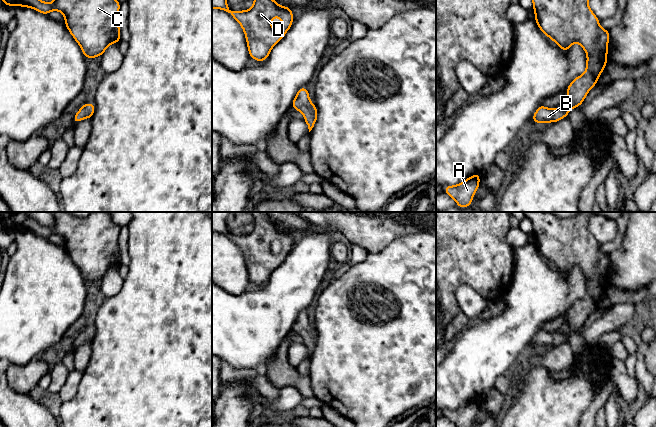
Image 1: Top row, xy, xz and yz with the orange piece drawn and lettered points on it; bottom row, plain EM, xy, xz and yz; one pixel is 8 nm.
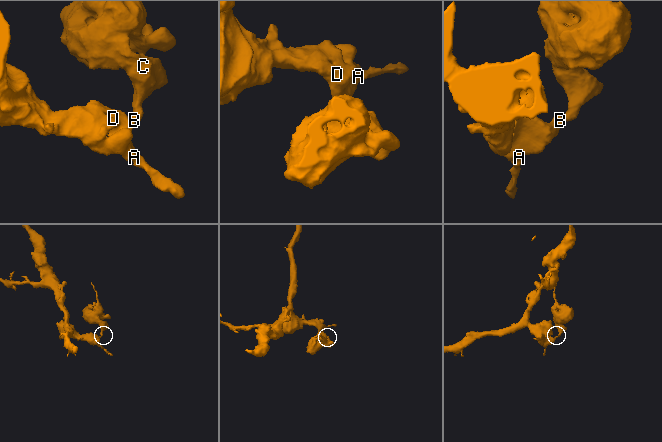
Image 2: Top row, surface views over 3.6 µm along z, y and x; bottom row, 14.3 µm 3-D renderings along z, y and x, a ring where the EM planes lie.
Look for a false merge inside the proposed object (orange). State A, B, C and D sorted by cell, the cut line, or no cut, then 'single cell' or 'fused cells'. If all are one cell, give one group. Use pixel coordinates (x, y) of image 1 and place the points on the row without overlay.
groups A B C D; cut none; single cell

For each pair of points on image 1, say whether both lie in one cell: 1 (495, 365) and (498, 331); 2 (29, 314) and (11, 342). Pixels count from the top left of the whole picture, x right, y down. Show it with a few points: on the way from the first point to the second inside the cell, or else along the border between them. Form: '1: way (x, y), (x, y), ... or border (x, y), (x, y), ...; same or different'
1: way (495, 357), (495, 344), (498, 339); same
2: way (26, 321), (18, 331), (18, 335); same

